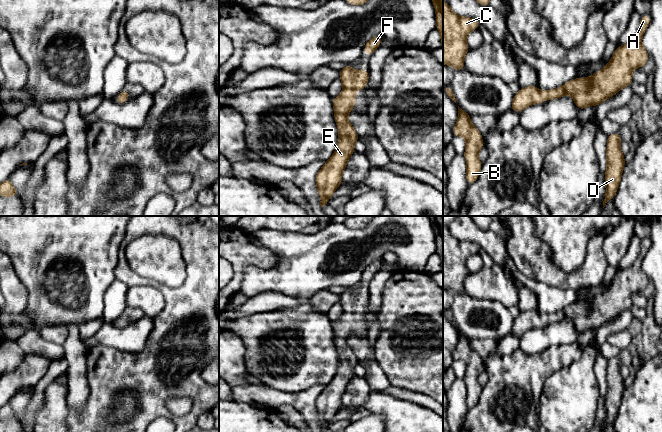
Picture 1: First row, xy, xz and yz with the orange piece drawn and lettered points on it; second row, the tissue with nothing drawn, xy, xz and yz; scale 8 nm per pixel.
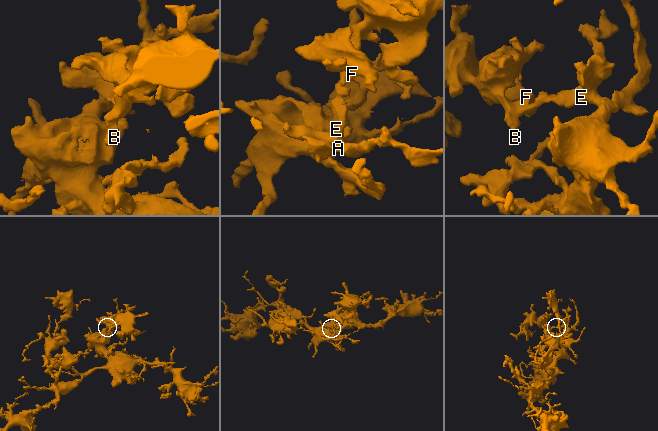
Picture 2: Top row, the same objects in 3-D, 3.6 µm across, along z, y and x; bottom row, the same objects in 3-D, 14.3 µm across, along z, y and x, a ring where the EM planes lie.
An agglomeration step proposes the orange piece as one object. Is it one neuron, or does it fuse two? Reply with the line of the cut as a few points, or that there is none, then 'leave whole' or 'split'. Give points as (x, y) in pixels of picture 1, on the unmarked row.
cut none; leave whole

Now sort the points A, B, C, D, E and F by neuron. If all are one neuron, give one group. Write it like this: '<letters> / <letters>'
A B C D E F

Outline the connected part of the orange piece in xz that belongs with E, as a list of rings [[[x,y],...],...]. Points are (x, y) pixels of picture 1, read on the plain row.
[[[351,287],[340,294],[340,304],[343,316],[340,320],[332,322],[334,342],[339,356],[339,366],[331,382],[316,398],[315,406],[321,421],[320,429],[325,430],[334,415],[342,407],[344,395],[350,380],[355,376],[354,368],[359,364],[354,351],[347,343],[347,338],[354,334],[354,327],[358,322],[356,314],[364,313],[369,304],[369,295],[352,294]]]

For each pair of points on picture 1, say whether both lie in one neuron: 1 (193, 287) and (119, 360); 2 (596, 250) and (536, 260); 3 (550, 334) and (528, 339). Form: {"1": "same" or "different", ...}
{"1": "same", "2": "same", "3": "same"}

